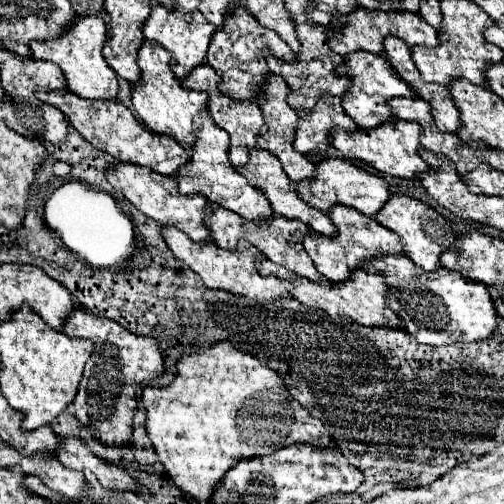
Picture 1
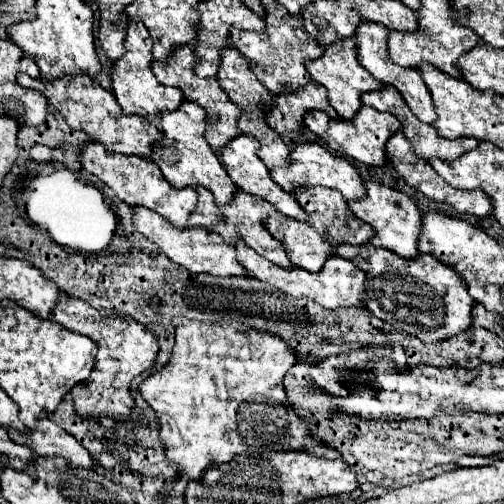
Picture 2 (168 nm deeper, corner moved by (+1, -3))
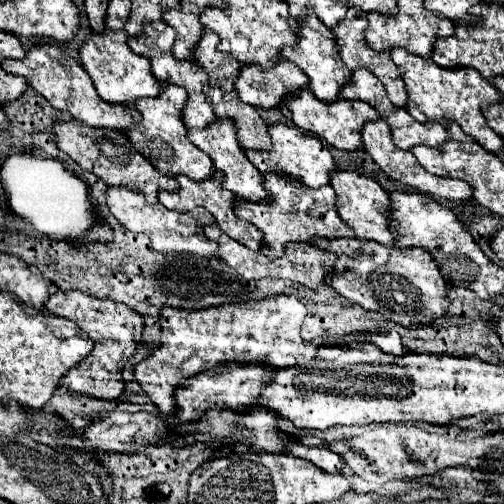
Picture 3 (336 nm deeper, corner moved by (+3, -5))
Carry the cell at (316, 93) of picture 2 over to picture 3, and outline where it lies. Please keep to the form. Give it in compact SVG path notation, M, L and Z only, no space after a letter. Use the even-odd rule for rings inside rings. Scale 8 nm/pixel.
M278 58L270 68L258 68L258 64L242 64L238 80L234 84L238 96L256 108L276 108L280 100L308 86L306 74L290 60Z

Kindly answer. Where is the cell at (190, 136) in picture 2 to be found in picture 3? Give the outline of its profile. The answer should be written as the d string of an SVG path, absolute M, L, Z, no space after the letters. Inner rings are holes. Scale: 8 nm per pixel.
M160 82L162 90L158 98L138 98L134 100L138 112L142 114L142 122L130 126L124 134L128 136L130 144L134 148L138 148L138 152L150 160L150 164L156 166L158 172L166 174L166 176L180 176L186 174L194 180L206 180L214 174L214 166L212 160L200 150L196 148L188 136L186 136L186 126L180 120L180 108L184 108L186 104L186 90L168 82Z

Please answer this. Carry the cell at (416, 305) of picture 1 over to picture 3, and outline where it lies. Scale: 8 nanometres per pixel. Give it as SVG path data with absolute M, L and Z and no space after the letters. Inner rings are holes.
M312 238L312 244L338 256L330 274L332 286L364 310L376 310L406 328L430 324L448 310L446 280L440 276L432 256L422 248L388 248L360 238Z

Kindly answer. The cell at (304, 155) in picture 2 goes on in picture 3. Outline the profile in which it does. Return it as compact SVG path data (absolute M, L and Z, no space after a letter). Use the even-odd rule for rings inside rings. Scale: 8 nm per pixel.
M274 124L268 126L268 134L272 140L272 148L268 150L250 150L242 148L248 160L262 172L282 172L288 176L294 176L296 180L302 180L310 188L320 188L322 184L330 182L330 170L334 170L334 158L328 152L328 148L314 136L308 136L304 130L296 126L286 126L286 124Z

